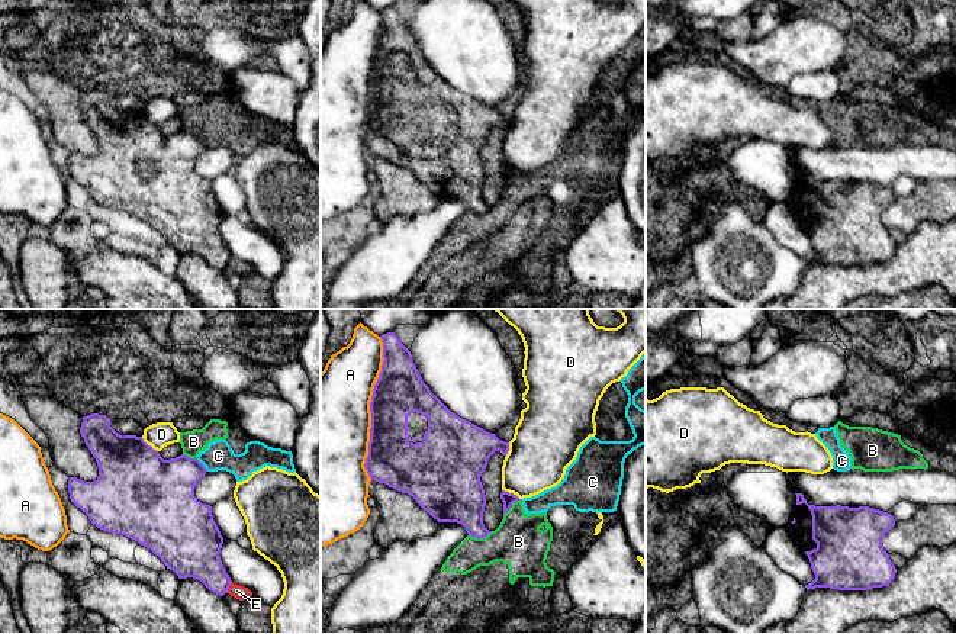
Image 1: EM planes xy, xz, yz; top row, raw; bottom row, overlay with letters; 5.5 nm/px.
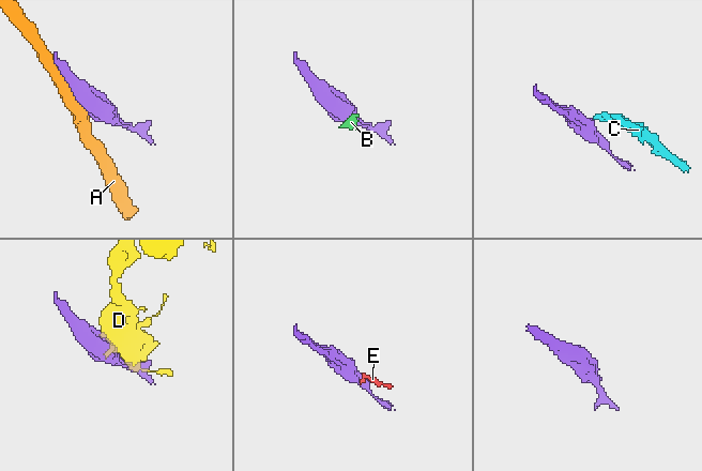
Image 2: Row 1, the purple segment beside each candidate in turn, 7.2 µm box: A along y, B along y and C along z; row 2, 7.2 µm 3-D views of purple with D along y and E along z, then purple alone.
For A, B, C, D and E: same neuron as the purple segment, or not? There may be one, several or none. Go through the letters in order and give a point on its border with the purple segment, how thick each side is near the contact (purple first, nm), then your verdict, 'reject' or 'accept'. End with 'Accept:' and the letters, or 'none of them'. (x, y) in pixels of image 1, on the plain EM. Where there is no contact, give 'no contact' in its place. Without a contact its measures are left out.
A: meets purple in xz at (370, 83); 280 nm thick on the purple side, 480 nm on the other; reject
B: meets purple in xz at (480, 212); 280 nm thick on the purple side, 280 nm on the other; reject
C: meets purple in xy at (202, 140); 340 nm thick on the purple side, 160 nm on the other; reject
D: meets purple in xz at (512, 169); 70 nm thick on the purple side, 340 nm on the other; reject
E: meets purple in xy at (228, 263); 240 nm thick on the purple side, 80 nm on the other; reject
Accept: none of them

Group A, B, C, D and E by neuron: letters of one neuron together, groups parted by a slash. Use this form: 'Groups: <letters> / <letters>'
Groups: A / B C / D / E

